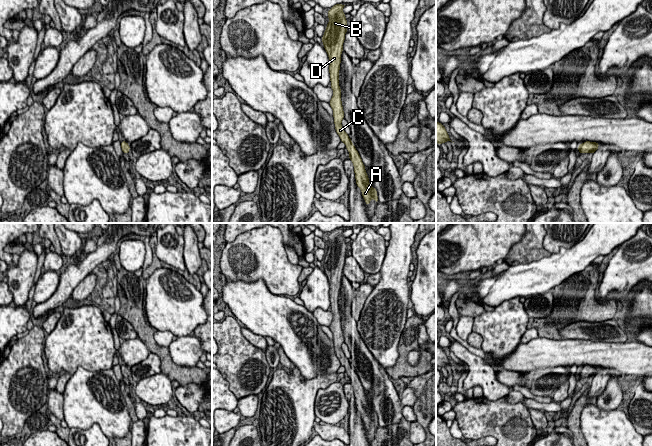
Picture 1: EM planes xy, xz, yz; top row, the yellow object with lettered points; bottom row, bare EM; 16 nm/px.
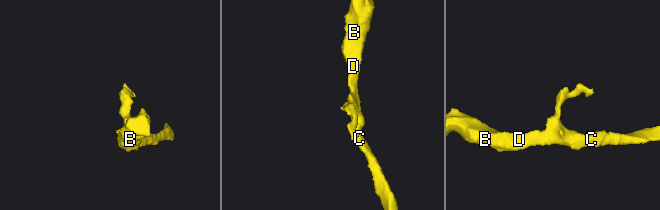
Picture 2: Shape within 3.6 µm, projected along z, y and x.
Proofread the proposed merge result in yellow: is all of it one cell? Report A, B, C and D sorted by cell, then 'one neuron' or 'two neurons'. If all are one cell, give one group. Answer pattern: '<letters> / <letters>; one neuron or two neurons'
A B C D; one neuron

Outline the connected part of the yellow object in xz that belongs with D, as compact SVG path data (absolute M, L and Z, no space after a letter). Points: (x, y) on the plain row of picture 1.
M342 227L336 228L328 235L327 240L329 241L329 246L322 261L324 273L326 274L330 284L329 297L333 320L329 329L333 334L336 356L339 359L341 366L346 369L350 378L349 383L352 385L354 390L353 395L355 396L356 409L361 413L366 429L370 429L370 424L372 422L376 426L378 425L377 414L370 410L369 402L362 383L349 362L349 359L344 355L341 349L341 346L344 343L344 335L341 325L341 313L339 310L339 294L343 267L347 256L347 243L345 242L346 237L342 235L344 230L345 229Z

